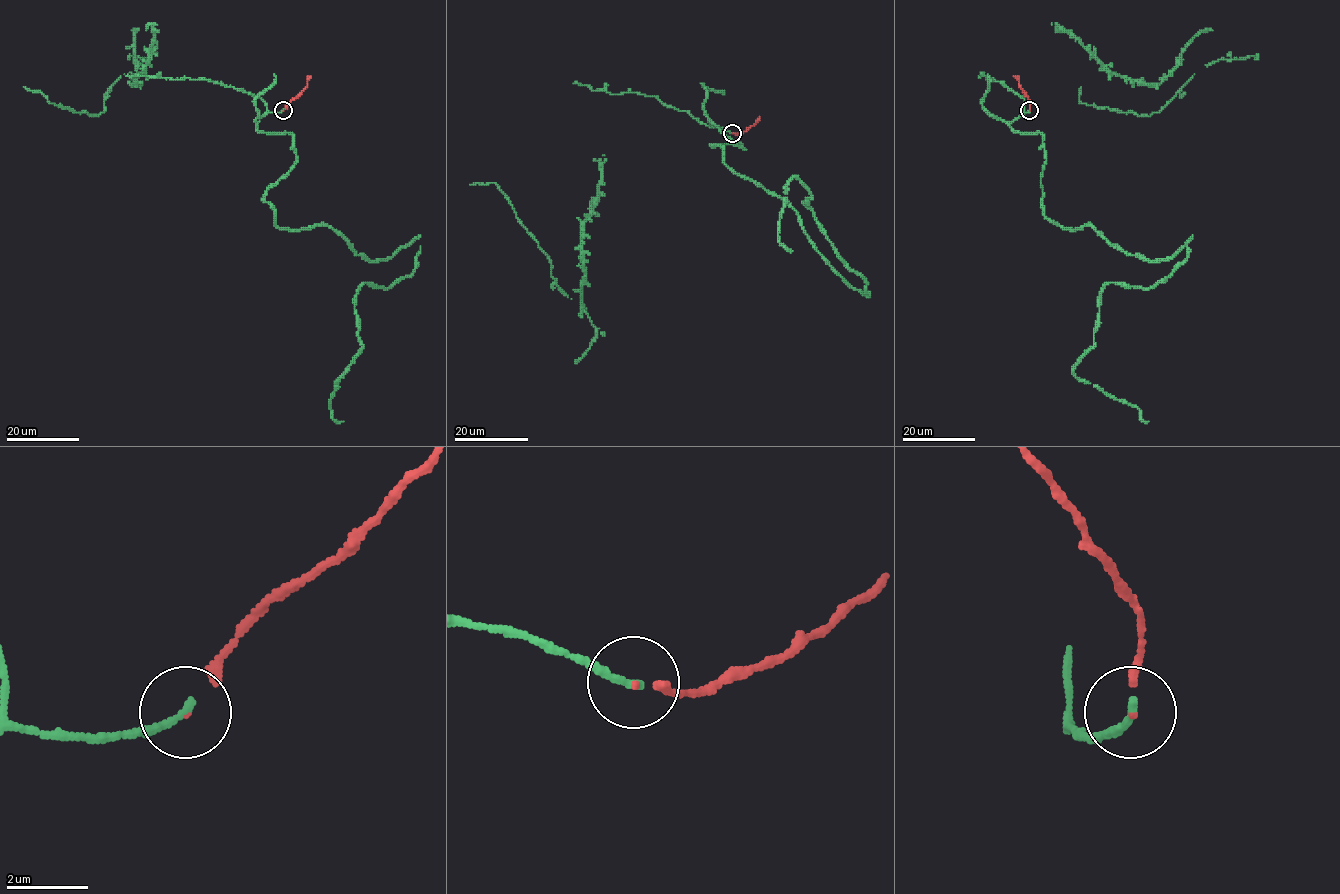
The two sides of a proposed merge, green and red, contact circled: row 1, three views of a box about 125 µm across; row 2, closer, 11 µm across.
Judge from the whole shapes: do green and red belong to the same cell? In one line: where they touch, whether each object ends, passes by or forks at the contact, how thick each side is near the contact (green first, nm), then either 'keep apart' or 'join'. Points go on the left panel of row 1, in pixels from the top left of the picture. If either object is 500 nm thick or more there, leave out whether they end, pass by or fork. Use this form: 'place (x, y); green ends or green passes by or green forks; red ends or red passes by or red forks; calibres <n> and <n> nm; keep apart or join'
place (283, 110); green ends; red ends; calibres 200 and 40 nm; join

